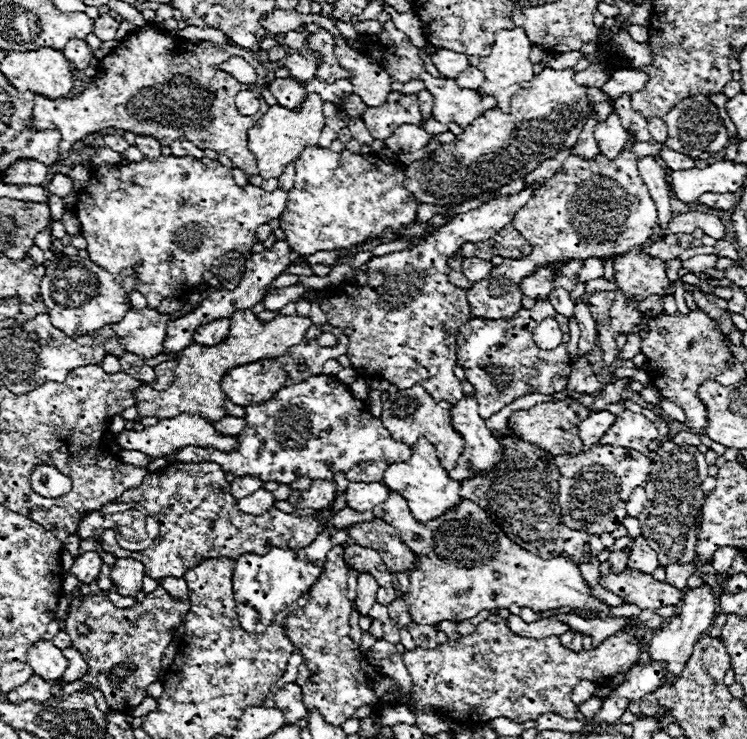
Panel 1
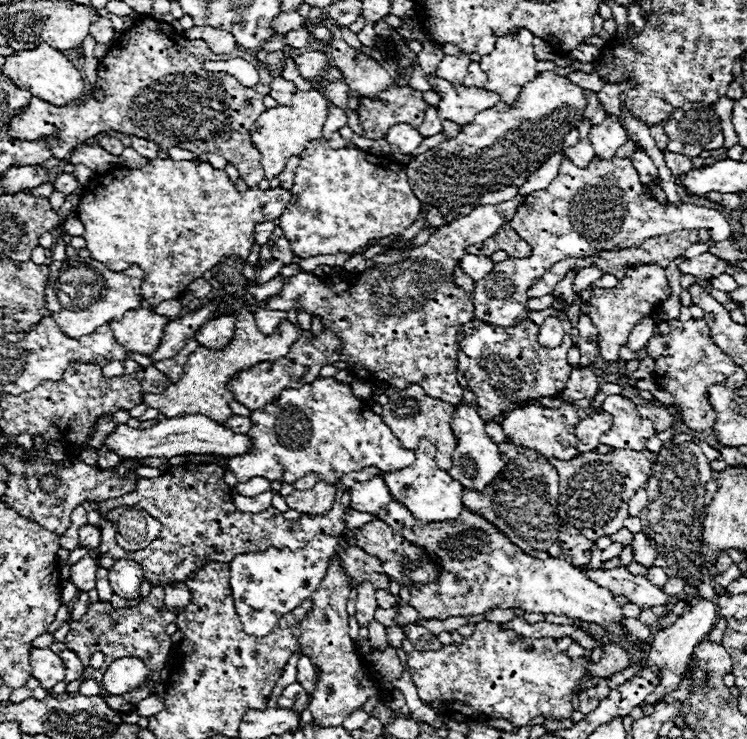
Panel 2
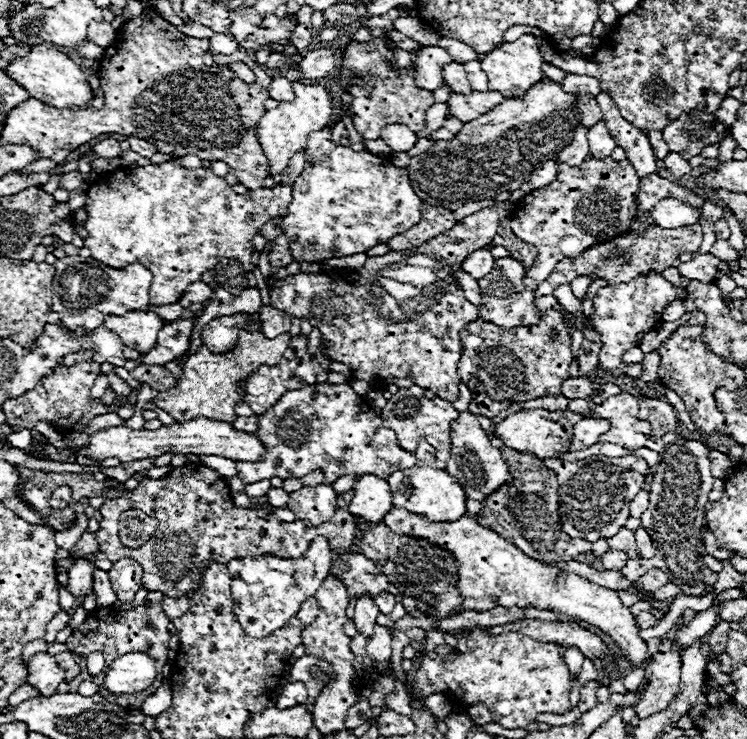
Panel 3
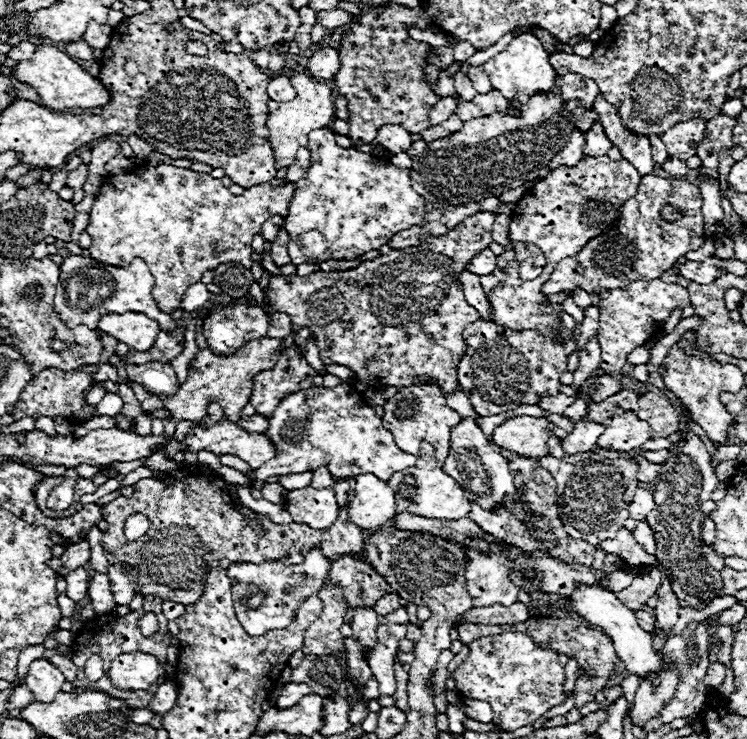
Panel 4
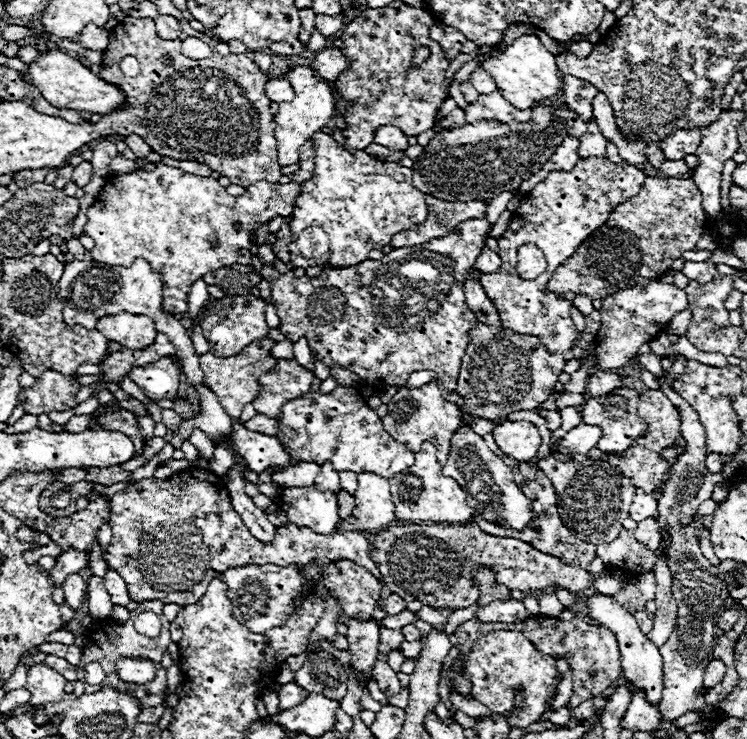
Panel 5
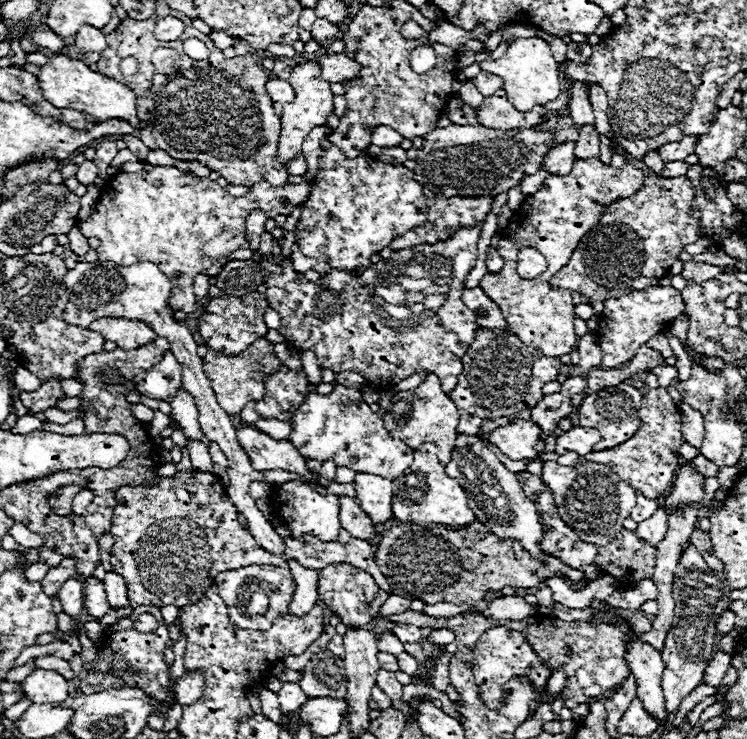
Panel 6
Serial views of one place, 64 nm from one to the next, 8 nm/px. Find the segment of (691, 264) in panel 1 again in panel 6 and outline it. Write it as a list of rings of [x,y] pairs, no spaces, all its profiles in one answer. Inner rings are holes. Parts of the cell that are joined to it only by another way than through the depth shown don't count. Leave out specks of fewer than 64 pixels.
[[[684,262],[684,270],[682,276],[686,280],[692,280],[696,284],[702,284],[704,280],[712,280],[712,276],[718,276],[722,270],[718,266],[706,264],[706,262]]]

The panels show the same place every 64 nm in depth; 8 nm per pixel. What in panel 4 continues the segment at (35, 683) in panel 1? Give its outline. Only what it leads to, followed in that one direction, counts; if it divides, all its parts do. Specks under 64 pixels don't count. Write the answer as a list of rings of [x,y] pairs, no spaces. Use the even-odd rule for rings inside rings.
[[[20,684],[20,686],[16,686],[14,688],[14,692],[12,692],[12,696],[8,698],[8,704],[6,704],[6,710],[16,710],[16,708],[24,708],[24,704],[30,704],[34,700],[34,694],[24,686],[24,684]]]

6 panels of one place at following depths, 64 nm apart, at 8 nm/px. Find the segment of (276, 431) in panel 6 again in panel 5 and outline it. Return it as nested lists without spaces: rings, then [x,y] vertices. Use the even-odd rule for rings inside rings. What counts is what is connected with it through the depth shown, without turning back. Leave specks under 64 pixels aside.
[[[258,414],[254,416],[252,420],[248,420],[244,424],[248,430],[252,432],[262,432],[262,434],[268,434],[268,436],[274,436],[276,434],[276,420],[274,418],[268,418],[264,414]]]

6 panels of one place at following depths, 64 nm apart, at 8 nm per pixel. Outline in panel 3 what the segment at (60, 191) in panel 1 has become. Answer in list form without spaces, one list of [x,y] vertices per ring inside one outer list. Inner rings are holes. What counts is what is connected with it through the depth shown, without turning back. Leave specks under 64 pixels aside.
[[[76,170],[76,172],[68,172],[68,174],[62,174],[62,178],[60,178],[60,188],[72,192],[72,190],[76,190],[78,186],[82,186],[82,178],[80,178],[80,172],[78,172],[78,170]]]

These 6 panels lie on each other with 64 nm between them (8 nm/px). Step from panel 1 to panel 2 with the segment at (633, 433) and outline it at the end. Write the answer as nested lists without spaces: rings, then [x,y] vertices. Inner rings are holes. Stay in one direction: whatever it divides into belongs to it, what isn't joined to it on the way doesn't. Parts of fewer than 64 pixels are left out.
[[[610,396],[602,404],[600,412],[612,412],[614,426],[602,436],[600,444],[612,448],[630,448],[646,452],[646,440],[656,436],[656,430],[648,418],[640,418],[636,406],[624,396]]]

